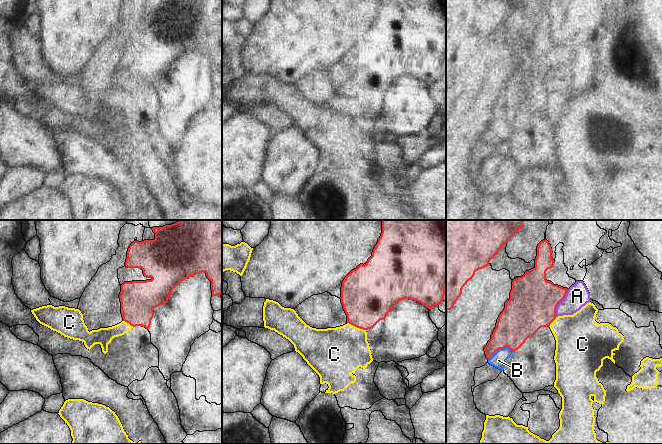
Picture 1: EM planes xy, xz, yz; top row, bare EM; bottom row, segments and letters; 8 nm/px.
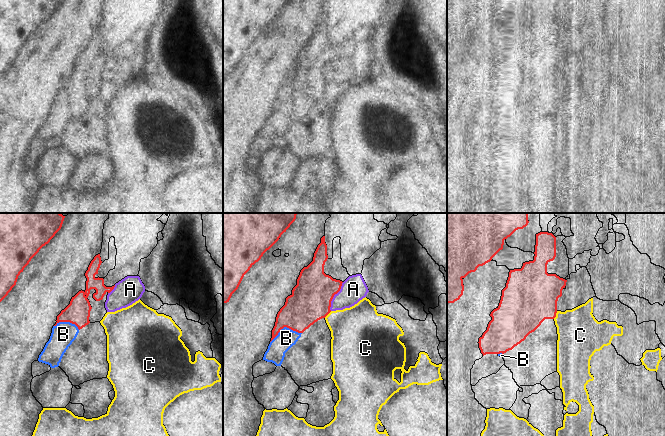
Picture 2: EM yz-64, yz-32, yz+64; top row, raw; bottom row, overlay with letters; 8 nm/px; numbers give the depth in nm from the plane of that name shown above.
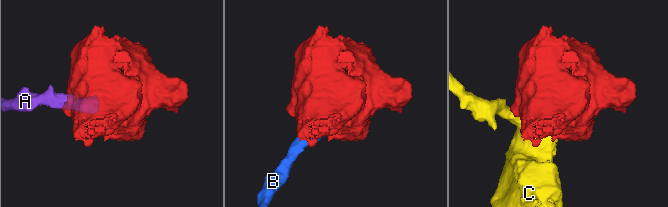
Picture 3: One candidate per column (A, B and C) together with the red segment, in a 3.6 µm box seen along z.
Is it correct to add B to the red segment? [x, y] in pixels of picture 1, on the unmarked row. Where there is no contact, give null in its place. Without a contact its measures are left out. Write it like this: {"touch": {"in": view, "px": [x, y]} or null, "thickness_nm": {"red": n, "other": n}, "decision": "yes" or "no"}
{"touch": {"in": "yz", "px": [500, 124]}, "thickness_nm": {"red": 300, "other": 120}, "decision": "yes"}

